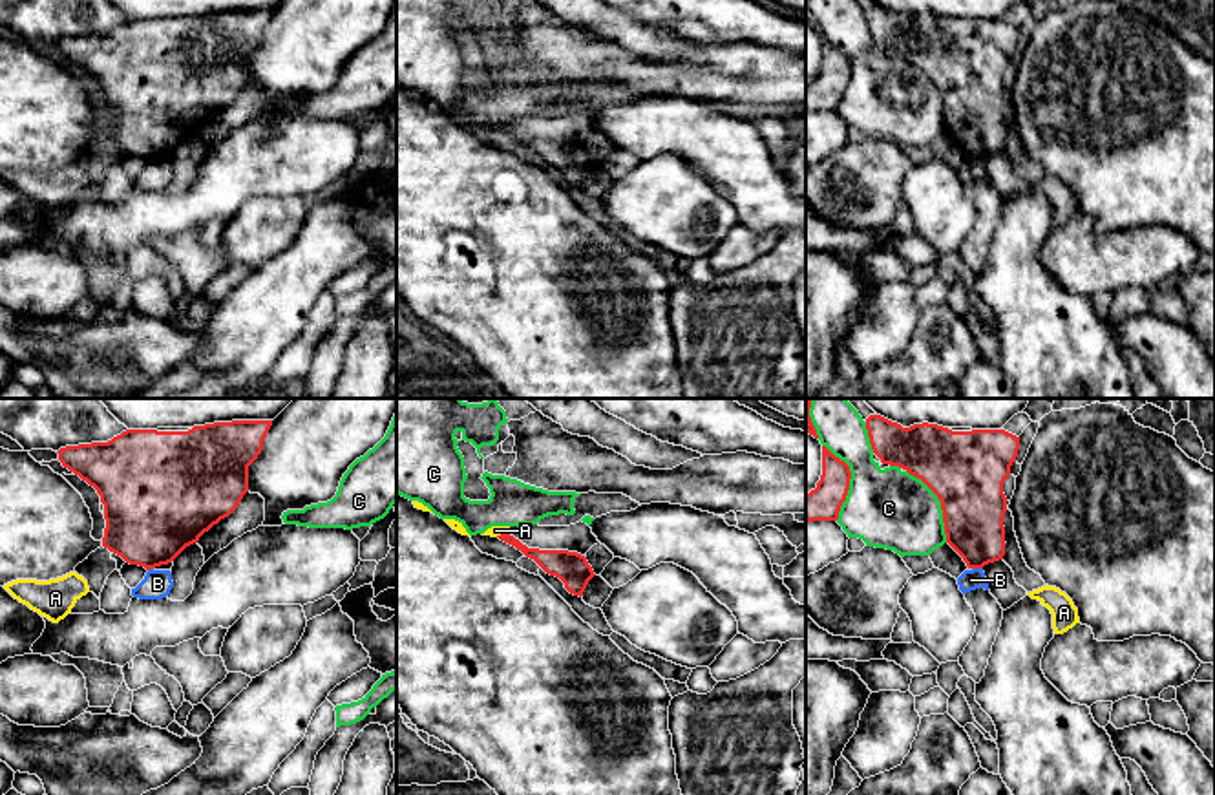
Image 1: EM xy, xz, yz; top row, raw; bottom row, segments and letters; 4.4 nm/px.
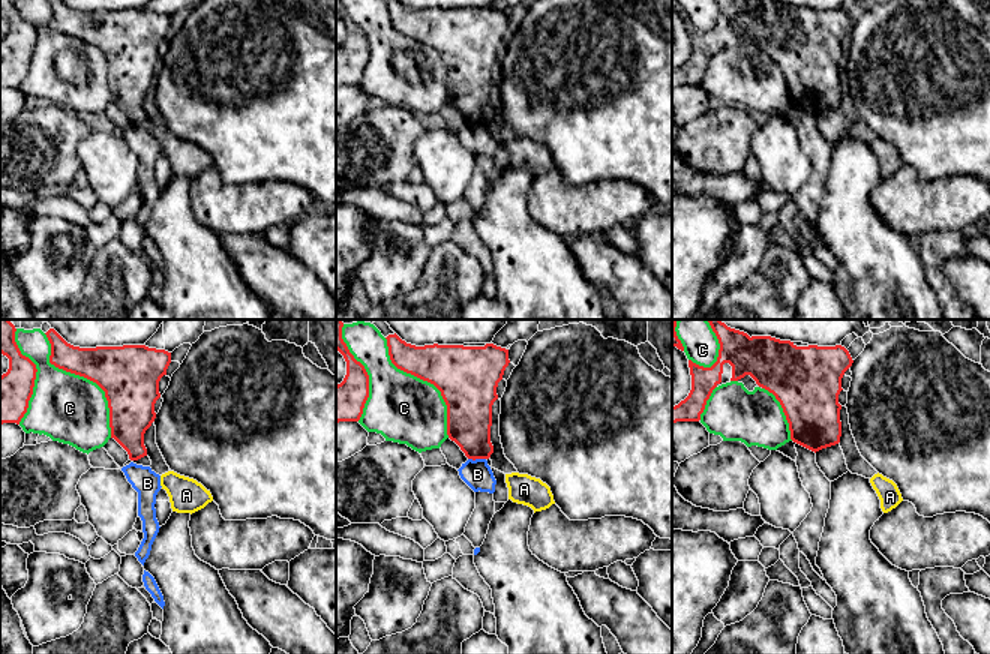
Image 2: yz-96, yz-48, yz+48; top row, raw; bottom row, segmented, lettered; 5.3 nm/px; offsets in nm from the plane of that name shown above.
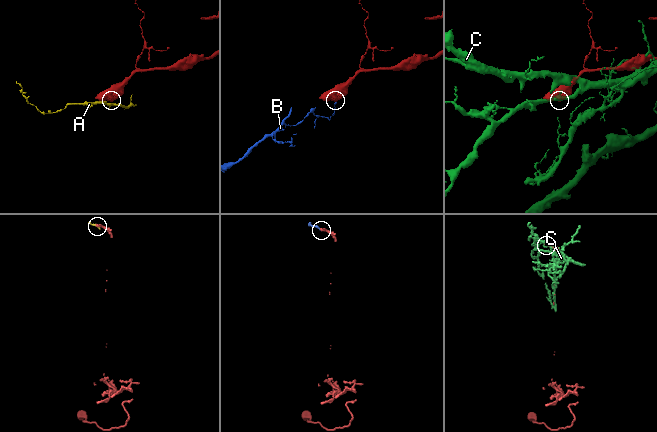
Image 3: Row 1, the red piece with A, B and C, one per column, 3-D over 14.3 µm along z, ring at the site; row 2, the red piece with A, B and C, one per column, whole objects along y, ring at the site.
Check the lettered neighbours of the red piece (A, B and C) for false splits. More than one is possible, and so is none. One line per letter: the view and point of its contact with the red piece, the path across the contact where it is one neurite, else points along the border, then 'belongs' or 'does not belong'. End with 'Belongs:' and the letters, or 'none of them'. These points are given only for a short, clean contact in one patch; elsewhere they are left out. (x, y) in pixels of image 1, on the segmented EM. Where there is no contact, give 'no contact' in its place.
A: meets red in xz at (501, 534); border along xz (507, 530), (496, 536); does not belong
B: meets red in yz at (978, 567); does not belong
C: meets red in yz at (848, 481); does not belong
Belongs: none of them

